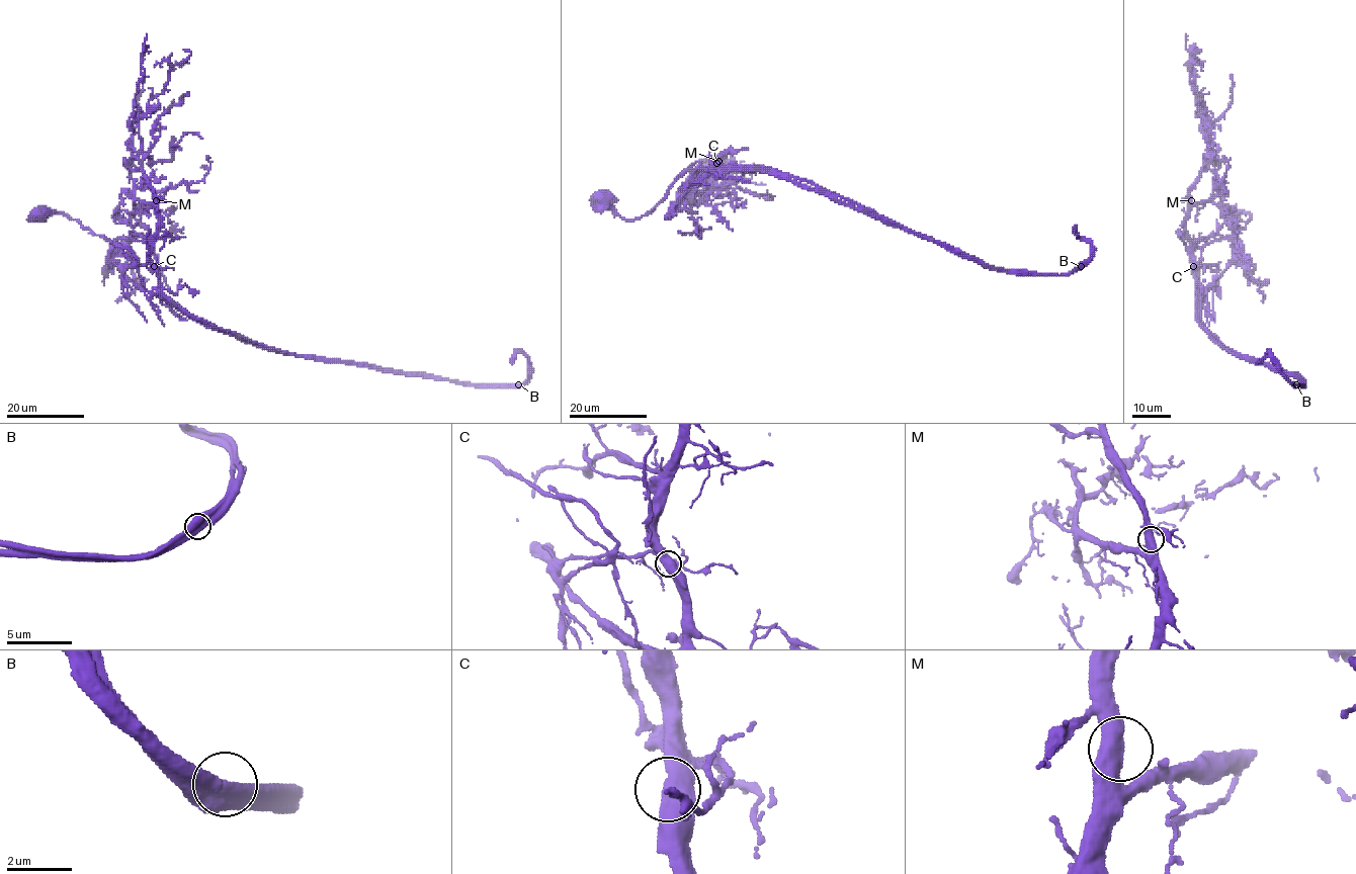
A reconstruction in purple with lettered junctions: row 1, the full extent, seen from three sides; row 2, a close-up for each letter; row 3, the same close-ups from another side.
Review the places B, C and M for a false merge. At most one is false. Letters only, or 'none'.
B

